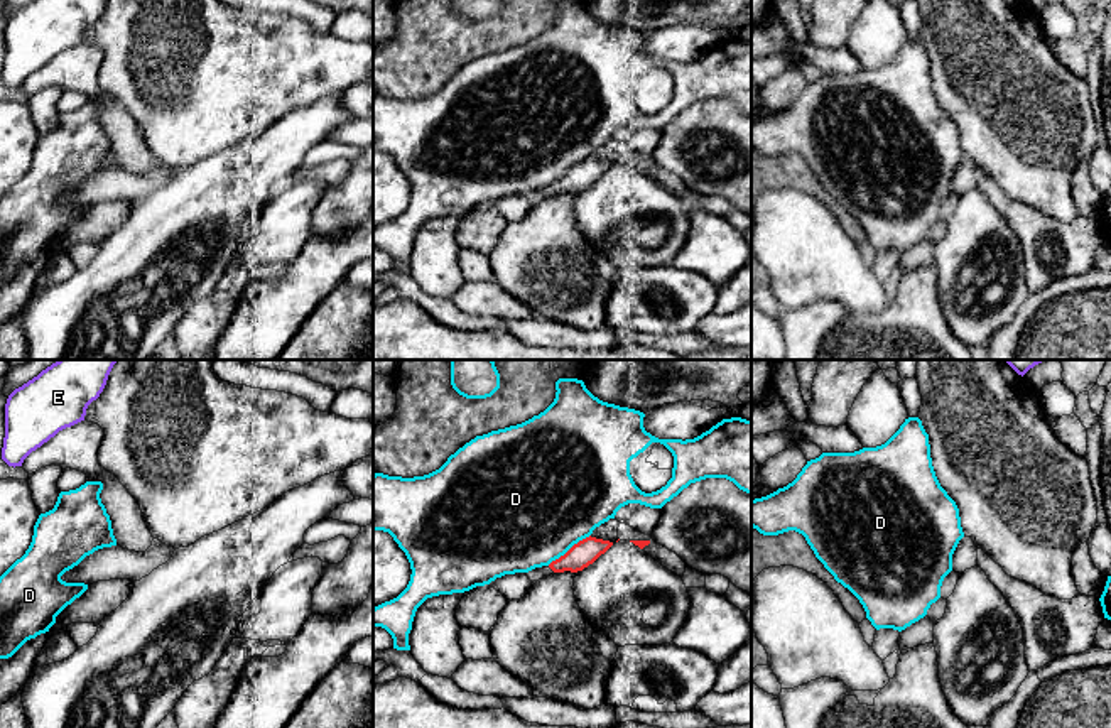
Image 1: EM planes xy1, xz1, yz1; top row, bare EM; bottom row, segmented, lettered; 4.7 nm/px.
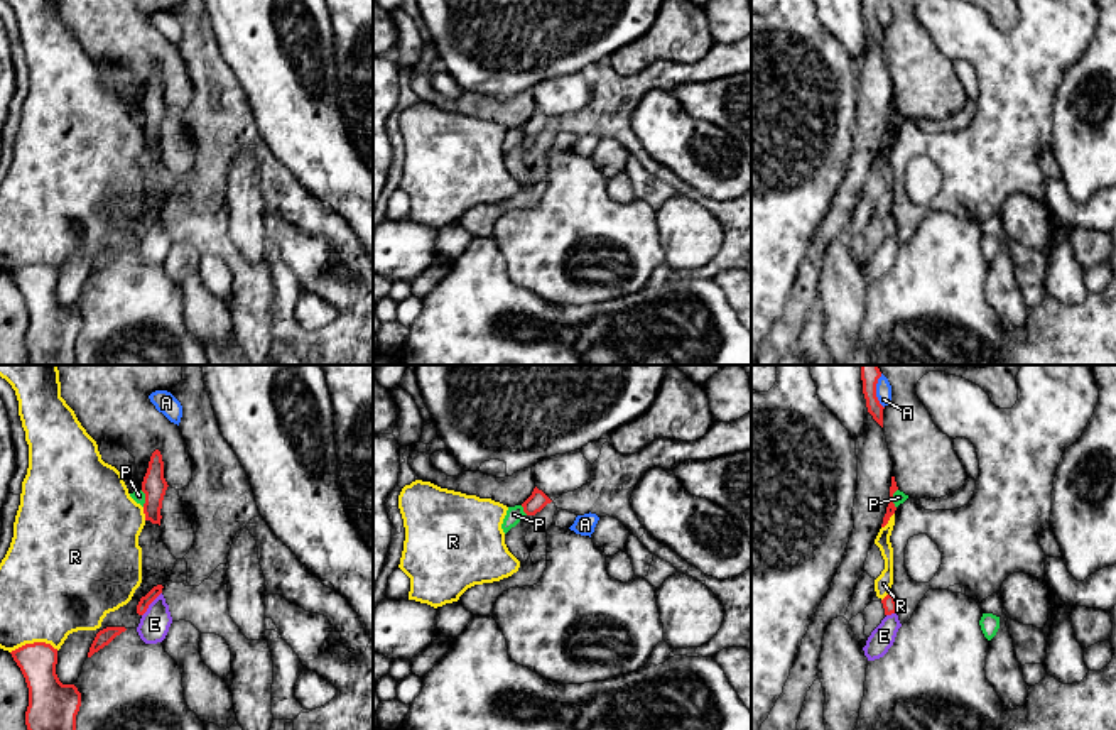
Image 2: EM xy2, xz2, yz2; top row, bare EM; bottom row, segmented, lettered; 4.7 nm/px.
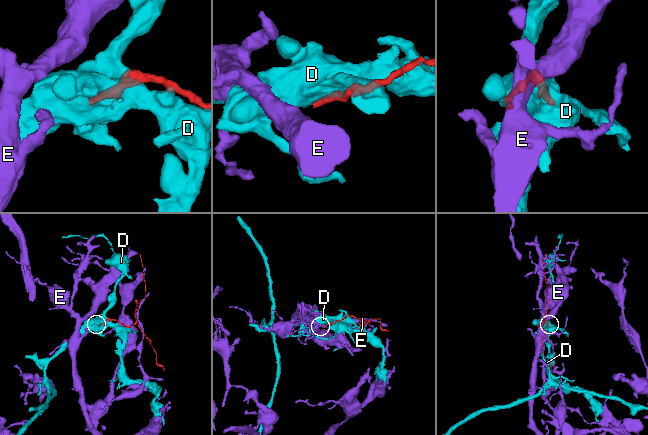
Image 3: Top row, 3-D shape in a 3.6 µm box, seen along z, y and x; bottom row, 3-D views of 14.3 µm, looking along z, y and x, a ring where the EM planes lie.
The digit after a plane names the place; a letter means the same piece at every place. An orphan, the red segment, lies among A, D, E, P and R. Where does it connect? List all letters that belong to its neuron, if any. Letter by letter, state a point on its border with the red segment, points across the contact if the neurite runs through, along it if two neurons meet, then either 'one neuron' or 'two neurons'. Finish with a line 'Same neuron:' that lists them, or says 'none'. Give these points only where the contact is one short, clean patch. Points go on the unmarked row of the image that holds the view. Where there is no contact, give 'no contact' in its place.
A: yz2 (875, 16) | along yz2 (877, 0), (877, 21), (883, 29) | two neurons
D: xz1 (569, 171) | two neurons
E: xy2 (151, 223) | two neurons
P: yz2 (890, 120) | along yz2 (897, 110), (892, 119), (895, 129) | two neurons
R: xy2 (34, 264) | two neurons
Same neuron: none

